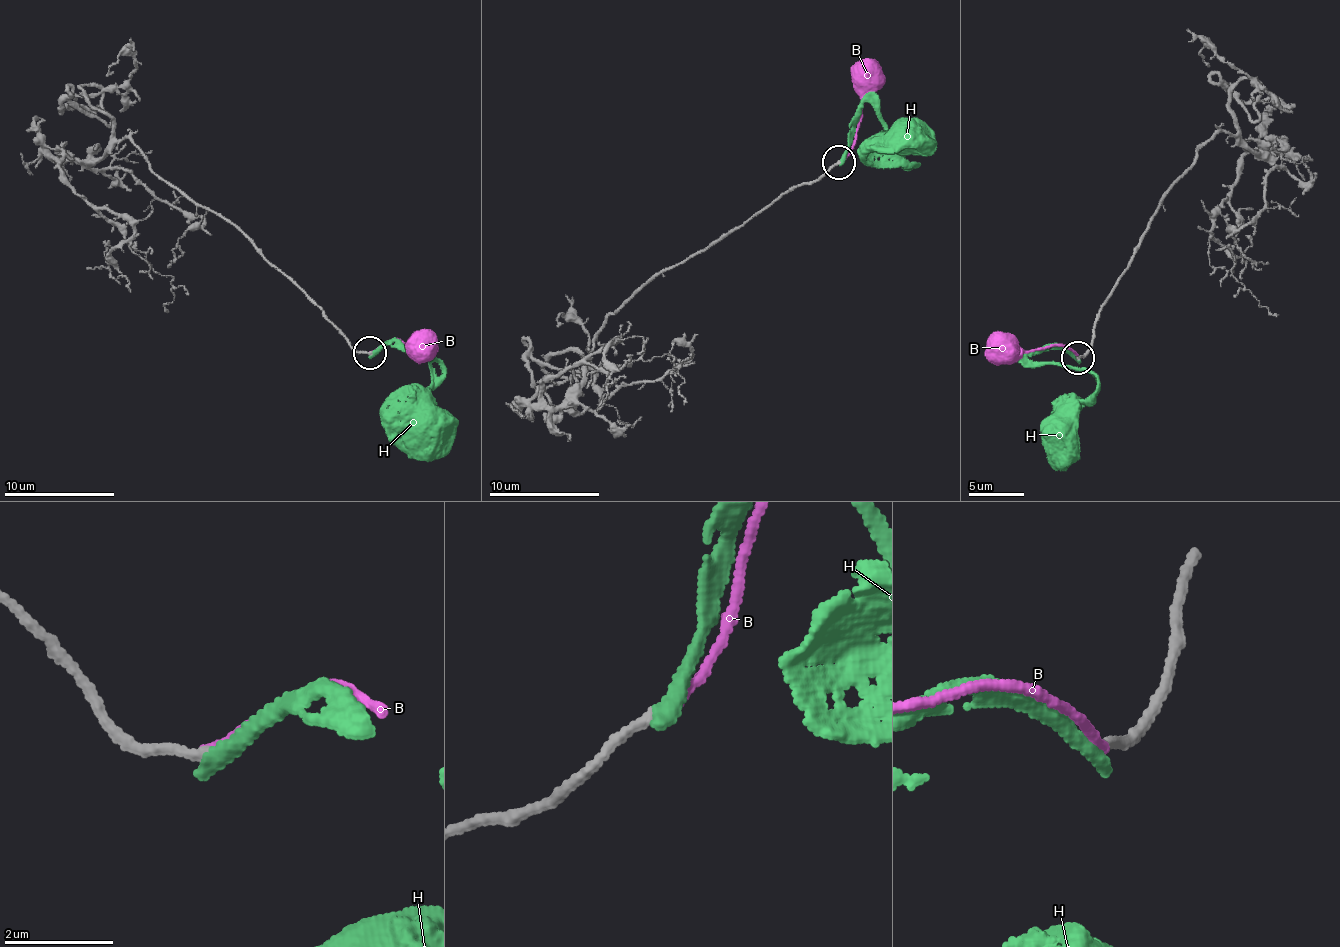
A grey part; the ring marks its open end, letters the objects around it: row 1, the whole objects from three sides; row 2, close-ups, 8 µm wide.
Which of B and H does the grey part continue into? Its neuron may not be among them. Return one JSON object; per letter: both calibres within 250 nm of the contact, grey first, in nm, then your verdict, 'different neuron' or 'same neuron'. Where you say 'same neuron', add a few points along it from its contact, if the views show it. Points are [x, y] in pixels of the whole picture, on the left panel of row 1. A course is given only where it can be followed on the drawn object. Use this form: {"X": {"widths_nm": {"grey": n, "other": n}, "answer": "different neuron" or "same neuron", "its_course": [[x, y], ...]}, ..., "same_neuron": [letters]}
{"B": {"widths_nm": {"grey": 180, "other": 190}, "answer": "same neuron", "its_course": [[369, 352], [392, 340], [411, 347], [421, 337], [424, 344]]}, "H": {"widths_nm": {"grey": 180, "other": 360}, "answer": "different neuron"}, "same_neuron": ["B"]}

